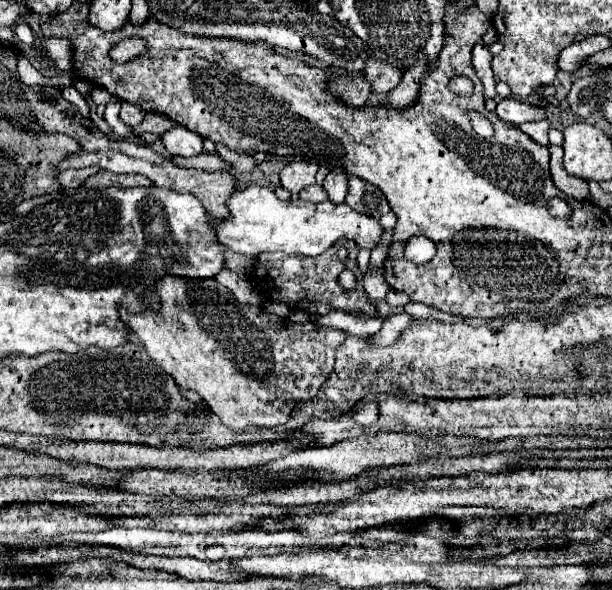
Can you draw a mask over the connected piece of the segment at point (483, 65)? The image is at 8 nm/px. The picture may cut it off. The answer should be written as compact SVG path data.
M478 42L472 50L472 68L484 84L484 98L486 100L496 96L496 82L494 82L494 72L490 68L490 62L492 62L492 54L488 52L488 48L482 42Z

